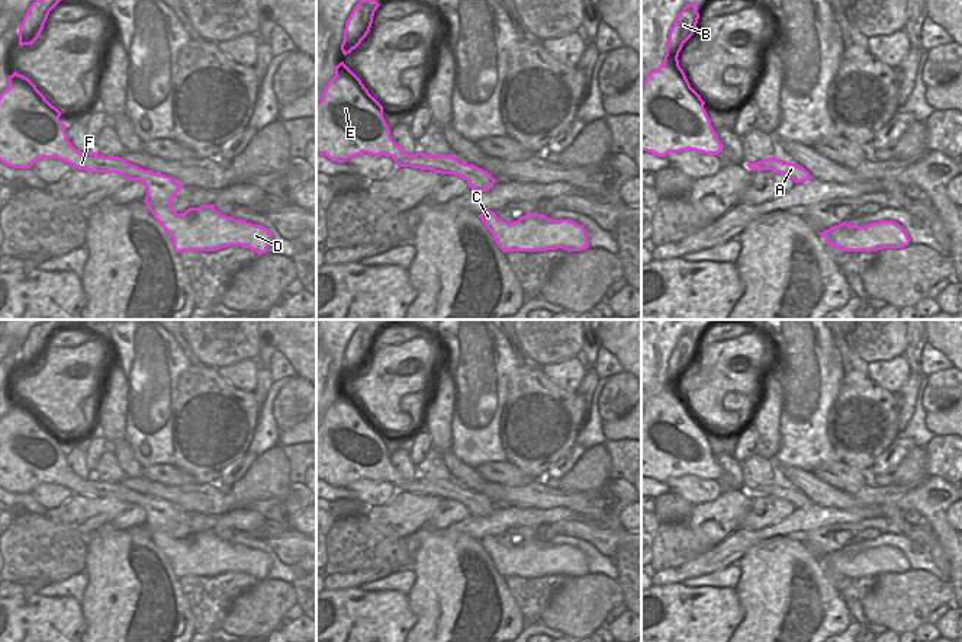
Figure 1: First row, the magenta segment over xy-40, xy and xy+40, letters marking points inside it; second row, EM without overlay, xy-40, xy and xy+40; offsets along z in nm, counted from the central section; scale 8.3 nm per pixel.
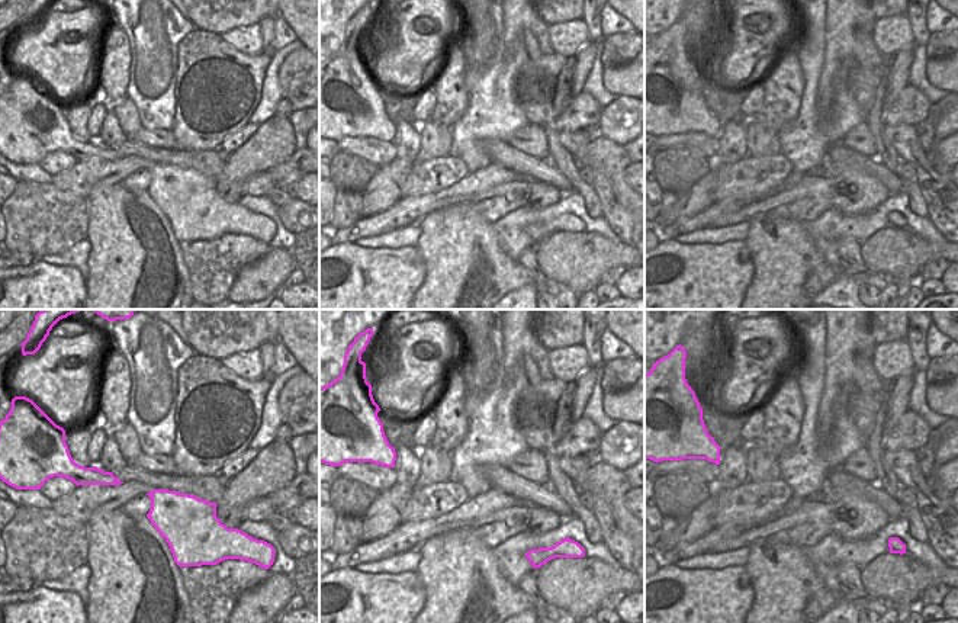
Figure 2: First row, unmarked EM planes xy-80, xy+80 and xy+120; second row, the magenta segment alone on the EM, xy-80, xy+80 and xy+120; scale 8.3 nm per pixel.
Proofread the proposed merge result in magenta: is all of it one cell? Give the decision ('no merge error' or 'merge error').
no merge error

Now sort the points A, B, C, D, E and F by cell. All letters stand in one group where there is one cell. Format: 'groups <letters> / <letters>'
groups A B C D E F

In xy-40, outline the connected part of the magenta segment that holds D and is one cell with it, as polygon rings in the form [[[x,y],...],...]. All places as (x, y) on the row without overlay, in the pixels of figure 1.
[[[16,397],[7,402],[9,413],[0,420],[0,487],[13,494],[30,494],[41,484],[58,484],[73,494],[91,498],[116,498],[129,505],[138,505],[147,513],[147,529],[149,537],[165,555],[177,578],[183,577],[216,577],[229,571],[241,571],[255,577],[258,581],[268,577],[271,559],[261,550],[244,545],[222,540],[213,530],[189,533],[183,539],[171,535],[171,524],[183,511],[170,501],[144,495],[120,482],[104,482],[96,478],[80,478],[67,465],[65,450],[59,446],[62,437],[52,431],[36,411]]]

